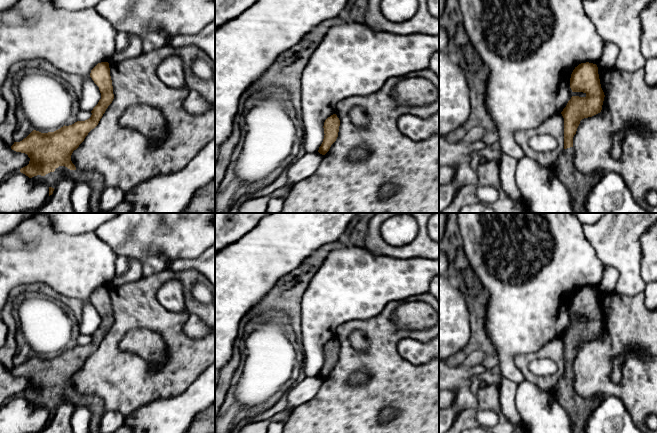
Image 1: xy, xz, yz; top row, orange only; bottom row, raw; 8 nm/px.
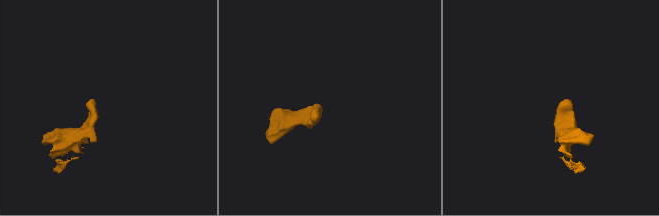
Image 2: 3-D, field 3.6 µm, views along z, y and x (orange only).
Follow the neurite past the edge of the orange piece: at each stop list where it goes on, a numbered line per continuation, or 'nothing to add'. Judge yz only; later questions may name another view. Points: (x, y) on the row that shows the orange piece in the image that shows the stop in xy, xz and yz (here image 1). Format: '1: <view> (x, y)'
1: yz (579, 185)

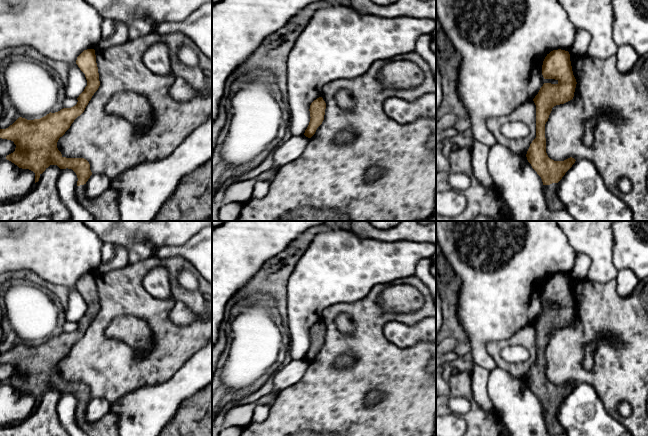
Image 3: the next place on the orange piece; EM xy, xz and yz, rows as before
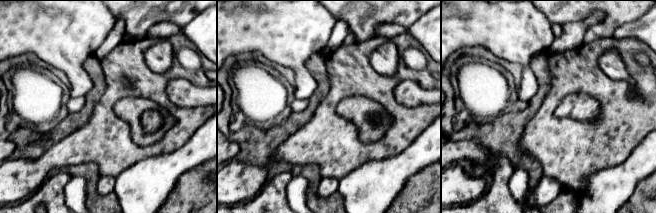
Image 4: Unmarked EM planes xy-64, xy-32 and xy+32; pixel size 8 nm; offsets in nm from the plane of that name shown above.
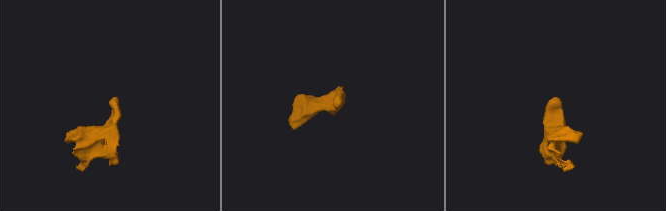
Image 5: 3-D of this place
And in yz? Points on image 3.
1: yz (553, 202)

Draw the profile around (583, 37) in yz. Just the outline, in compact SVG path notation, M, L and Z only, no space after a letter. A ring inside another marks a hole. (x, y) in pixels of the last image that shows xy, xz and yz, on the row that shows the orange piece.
M577 28L575 42L570 49L569 54L579 56L586 55L590 41L590 33L585 29Z

